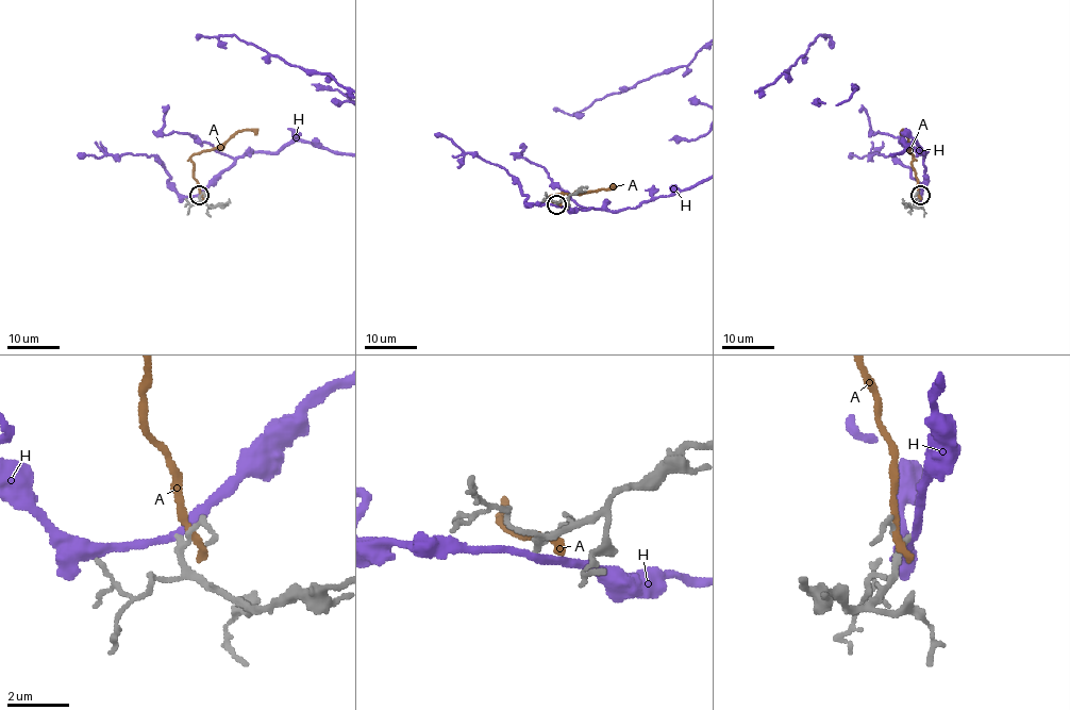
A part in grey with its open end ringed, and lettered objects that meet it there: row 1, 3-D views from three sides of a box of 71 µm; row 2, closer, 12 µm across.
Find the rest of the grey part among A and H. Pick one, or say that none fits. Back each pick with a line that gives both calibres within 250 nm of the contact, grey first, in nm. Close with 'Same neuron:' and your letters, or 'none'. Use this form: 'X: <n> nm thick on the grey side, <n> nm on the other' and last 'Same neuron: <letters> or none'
Same neuron: none

